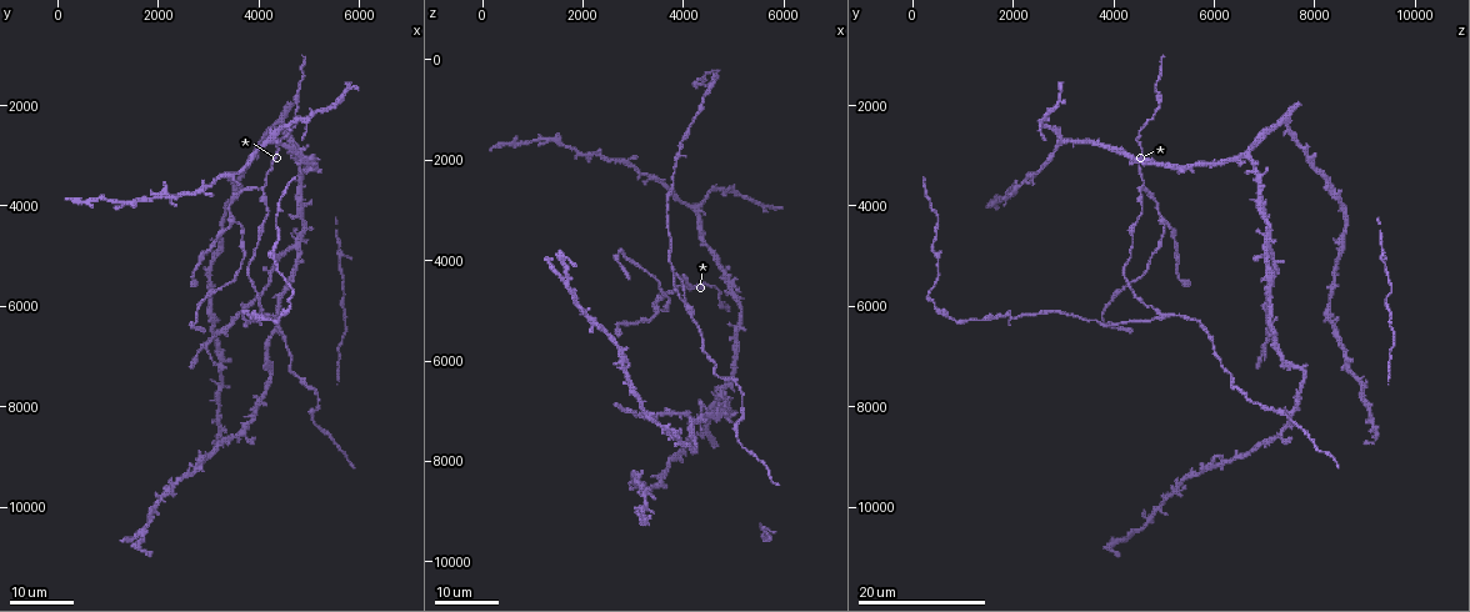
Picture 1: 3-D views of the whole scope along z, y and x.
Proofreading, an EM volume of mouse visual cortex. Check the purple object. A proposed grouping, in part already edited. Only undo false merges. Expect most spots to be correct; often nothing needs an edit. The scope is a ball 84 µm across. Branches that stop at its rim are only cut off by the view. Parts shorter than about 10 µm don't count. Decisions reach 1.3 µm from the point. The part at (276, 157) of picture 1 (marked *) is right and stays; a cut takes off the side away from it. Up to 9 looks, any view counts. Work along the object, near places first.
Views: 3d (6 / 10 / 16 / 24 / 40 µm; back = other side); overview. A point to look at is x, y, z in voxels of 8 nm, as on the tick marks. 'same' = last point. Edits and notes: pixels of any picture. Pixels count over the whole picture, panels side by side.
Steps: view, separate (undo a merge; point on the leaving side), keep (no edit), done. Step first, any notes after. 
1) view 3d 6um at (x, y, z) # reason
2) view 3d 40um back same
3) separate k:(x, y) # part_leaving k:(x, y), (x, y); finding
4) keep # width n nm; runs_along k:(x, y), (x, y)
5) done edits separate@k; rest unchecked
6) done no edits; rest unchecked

view 3d 24um at (3500, 4250, 4950) # a fork

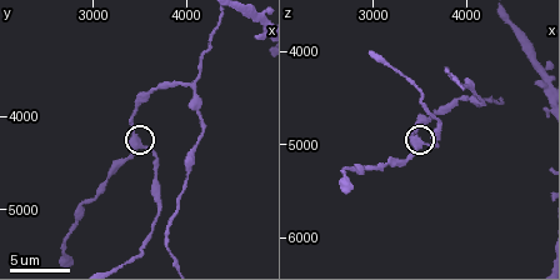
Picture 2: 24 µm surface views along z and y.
view 3d 10um at (3500, 4300, 5000)

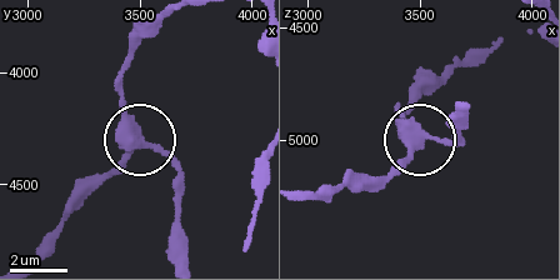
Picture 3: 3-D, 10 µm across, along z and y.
view 3d 10um back at (3510, 4300, 5020) # other side

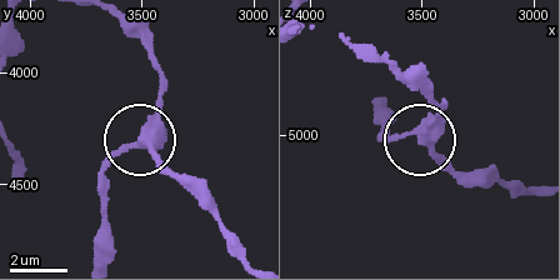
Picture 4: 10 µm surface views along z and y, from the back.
keep # runs_along 4:(384, 53), (441, 110), (424, 139), (460, 179); continuous, no second neuron

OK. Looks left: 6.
view 3d 16um at (4250, 2700, 2950) # four-way junction

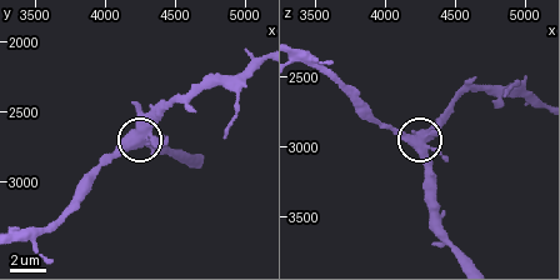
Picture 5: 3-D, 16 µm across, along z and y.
view 3d 10um at (4200, 2640, 2920)

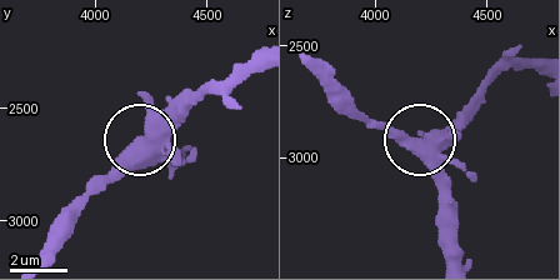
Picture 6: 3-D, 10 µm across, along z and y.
keep # one neuron here

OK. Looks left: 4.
view 3d 24um at (4100, 3650, 4550) # branch point

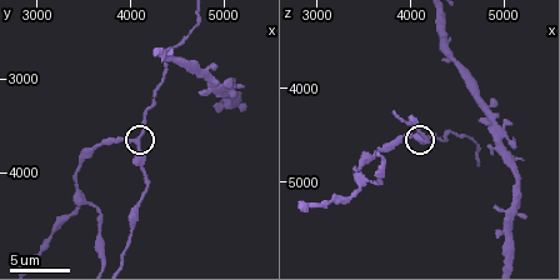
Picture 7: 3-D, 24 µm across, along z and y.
view 3d 6um same

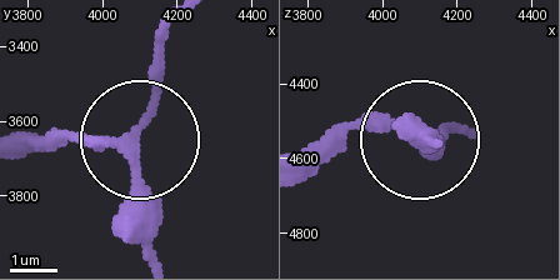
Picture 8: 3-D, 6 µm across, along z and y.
view 3d 6um back same

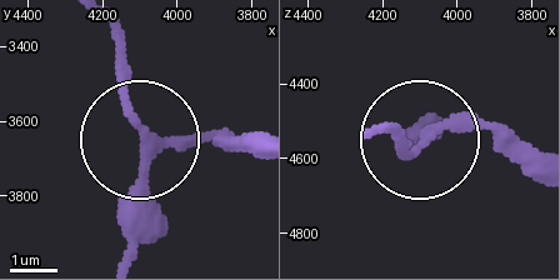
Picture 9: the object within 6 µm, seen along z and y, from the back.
keep # side_arm 41 um; runs_along 9:(105, 23), (133, 130), (156, 141), (249, 141); all the same neuron

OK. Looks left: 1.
done no edits; rest unchecked

